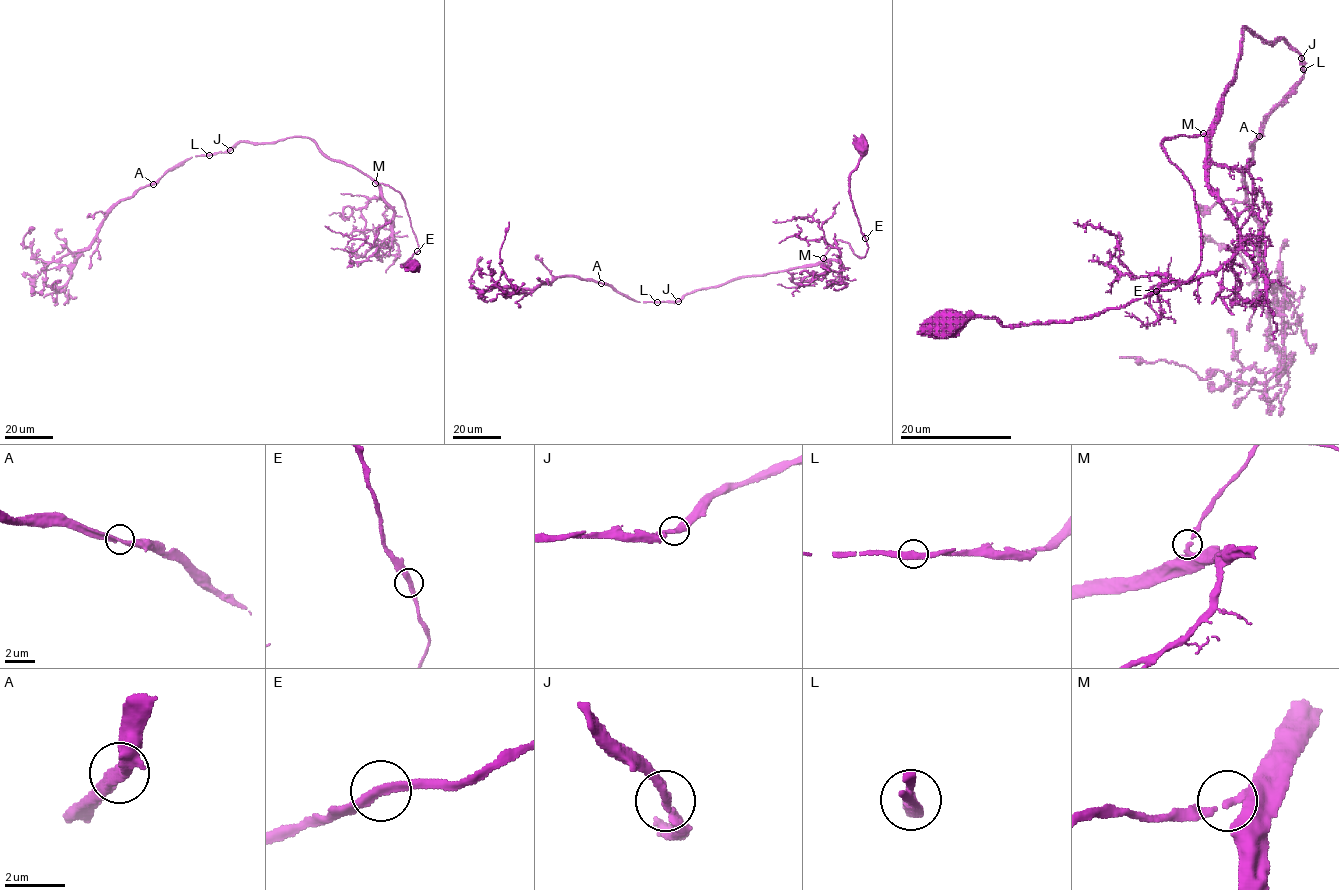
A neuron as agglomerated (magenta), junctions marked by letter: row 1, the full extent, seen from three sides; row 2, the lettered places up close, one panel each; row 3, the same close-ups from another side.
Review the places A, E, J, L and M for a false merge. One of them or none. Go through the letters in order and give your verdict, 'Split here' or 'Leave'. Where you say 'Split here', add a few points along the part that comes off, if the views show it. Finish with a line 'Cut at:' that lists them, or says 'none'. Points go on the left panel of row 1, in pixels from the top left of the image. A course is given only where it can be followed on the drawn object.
A: Leave
E: Leave
J: Leave
L: Leave
M: Leave
Cut at: none

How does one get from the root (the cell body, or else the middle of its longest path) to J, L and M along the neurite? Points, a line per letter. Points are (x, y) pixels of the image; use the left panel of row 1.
J: (413, 265), (413, 261), (401, 266), (420, 249), (399, 192), (331, 161), (309, 138), (238, 142), (230, 150)
L: (413, 265), (401, 266), (420, 249), (402, 195), (331, 161), (310, 139), (238, 142), (209, 154)
M: (413, 265), (413, 261), (401, 266), (420, 249), (404, 199), (388, 185), (375, 182)

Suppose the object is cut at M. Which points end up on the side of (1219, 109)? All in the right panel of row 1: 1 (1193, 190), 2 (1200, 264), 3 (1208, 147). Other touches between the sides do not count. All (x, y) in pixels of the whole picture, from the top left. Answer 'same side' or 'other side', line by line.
1: other side
2: other side
3: same side

